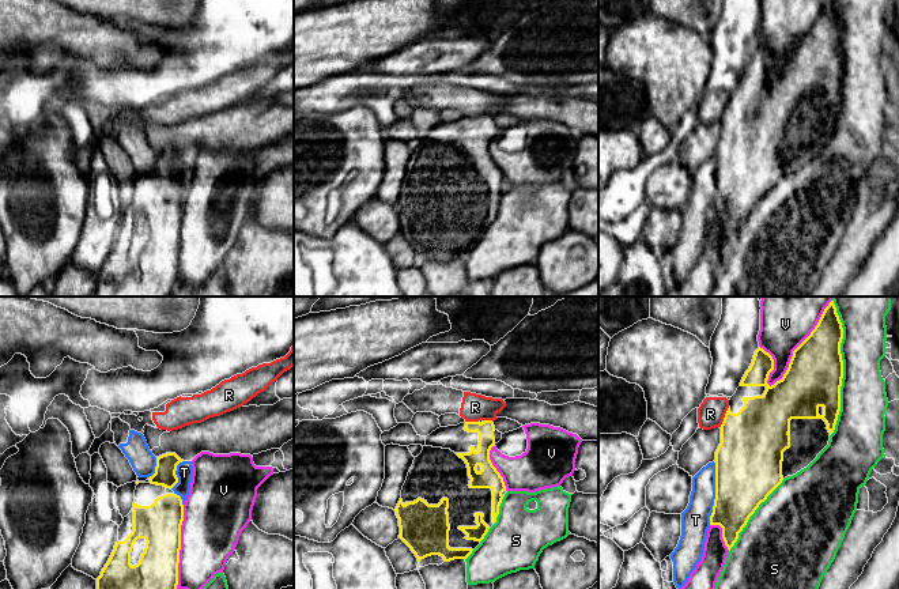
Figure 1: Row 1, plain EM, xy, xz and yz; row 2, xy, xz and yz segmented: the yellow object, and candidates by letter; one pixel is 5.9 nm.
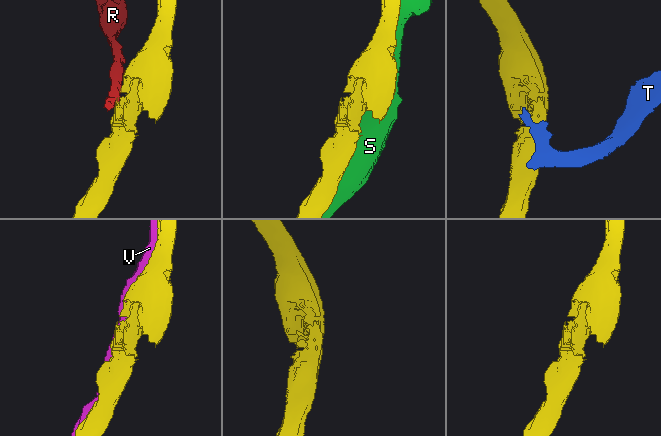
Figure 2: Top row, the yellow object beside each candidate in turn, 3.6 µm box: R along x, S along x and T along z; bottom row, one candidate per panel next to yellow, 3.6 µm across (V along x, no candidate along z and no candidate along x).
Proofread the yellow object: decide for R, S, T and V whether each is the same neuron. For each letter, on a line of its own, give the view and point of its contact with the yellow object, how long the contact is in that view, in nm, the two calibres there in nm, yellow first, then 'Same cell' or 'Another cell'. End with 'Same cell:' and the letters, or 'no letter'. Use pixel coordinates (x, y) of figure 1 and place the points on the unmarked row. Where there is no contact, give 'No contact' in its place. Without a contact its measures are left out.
R: Touches yellow at yz (724, 113). Shared border 140 nm. Thickness 380 nm (yellow) against 160 nm. Another cell
S: Touches yellow at yz (842, 65). Shared border 800 nm. Thickness 340 nm (yellow) against 280 nm. Another cell
T: Touches yellow at yz (716, 188). Shared border 380 nm. Thickness 400 nm (yellow) against 180 nm. Another cell
V: Touches yellow at yz (797, 42). Shared border 600 nm. Thickness 340 nm (yellow) against 280 nm. Another cell
Same cell: no letter

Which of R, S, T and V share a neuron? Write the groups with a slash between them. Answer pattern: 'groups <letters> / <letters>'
groups R / S / T / V

